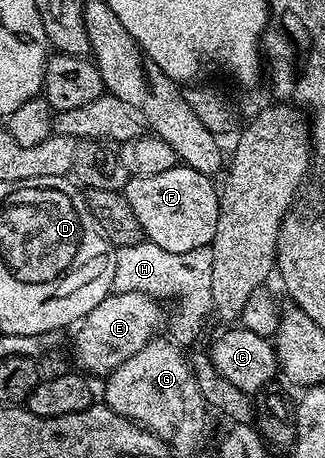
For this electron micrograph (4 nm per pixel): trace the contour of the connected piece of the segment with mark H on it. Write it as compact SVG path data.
M141 241L116 251L116 276L112 285L116 291L142 293L157 301L177 299L180 304L172 319L170 335L181 348L188 349L200 335L204 314L212 311L213 277L214 261L208 247L190 249L190 253L170 253L166 249L158 249L158 245Z

